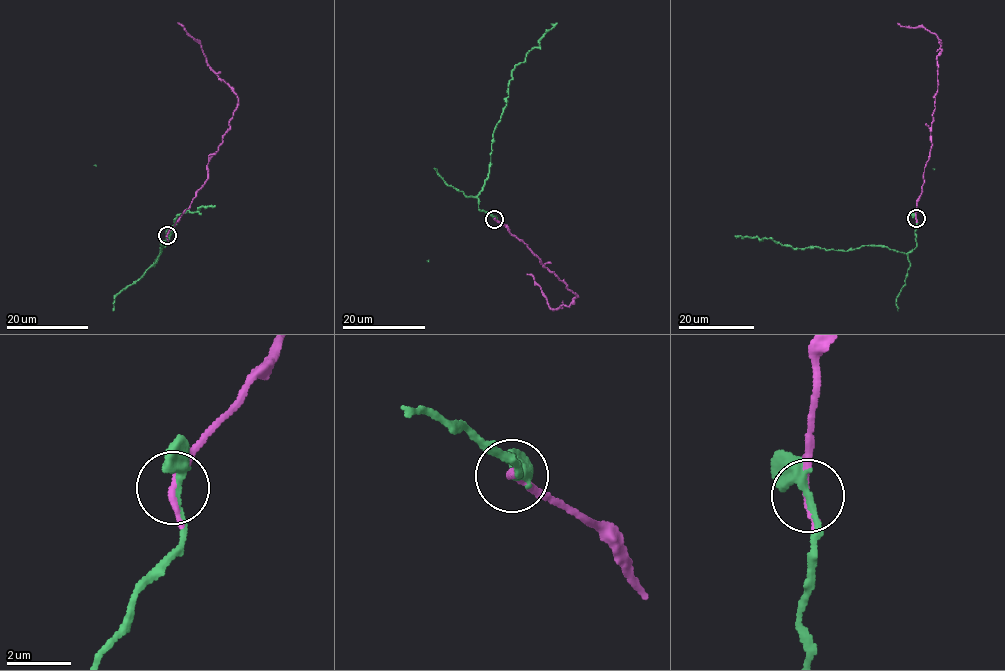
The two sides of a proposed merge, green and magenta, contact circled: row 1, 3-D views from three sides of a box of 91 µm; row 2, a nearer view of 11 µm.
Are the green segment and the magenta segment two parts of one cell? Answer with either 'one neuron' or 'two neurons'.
one neuron

